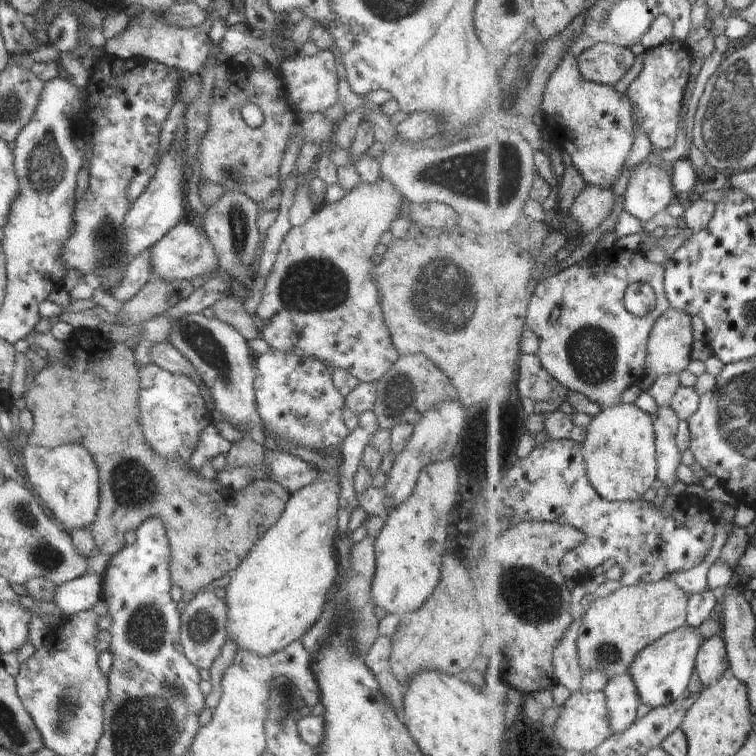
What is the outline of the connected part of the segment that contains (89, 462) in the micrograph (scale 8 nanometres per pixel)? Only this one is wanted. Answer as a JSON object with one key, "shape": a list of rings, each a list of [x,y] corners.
{"shape":[[[76,442],[62,443],[55,447],[41,447],[21,443],[24,468],[31,491],[42,501],[42,505],[55,514],[57,522],[68,531],[76,527],[88,527],[94,520],[100,495],[99,472],[92,455]]]}

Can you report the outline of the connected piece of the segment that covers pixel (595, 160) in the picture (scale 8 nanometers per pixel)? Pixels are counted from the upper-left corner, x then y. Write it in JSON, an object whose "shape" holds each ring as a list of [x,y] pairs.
{"shape":[[[567,55],[548,83],[543,104],[558,104],[558,118],[564,122],[572,120],[571,143],[564,146],[588,184],[617,191],[622,189],[627,171],[620,174],[620,169],[636,140],[636,122],[632,118],[633,100],[612,85],[588,80],[581,72],[579,58]]]}

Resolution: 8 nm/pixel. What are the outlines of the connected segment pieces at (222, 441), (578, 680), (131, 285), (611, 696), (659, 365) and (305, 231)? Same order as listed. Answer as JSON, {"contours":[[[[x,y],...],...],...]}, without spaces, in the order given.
{"contours":[[[[214,423],[209,424],[201,433],[196,445],[192,451],[188,467],[198,472],[199,468],[208,463],[218,454],[226,454],[231,449],[232,443],[226,440]]],[[[577,617],[570,627],[564,640],[557,646],[555,652],[555,668],[557,679],[566,686],[572,694],[582,690],[582,680],[585,678],[579,652],[579,632],[582,620]]],[[[148,249],[135,256],[126,267],[119,284],[110,289],[116,300],[129,301],[153,277],[150,251]]],[[[628,672],[615,676],[605,688],[612,712],[613,734],[626,732],[638,720],[638,708],[643,703],[635,680]]],[[[670,307],[650,337],[647,364],[654,382],[662,375],[679,375],[688,368],[695,339],[694,316]]],[[[380,176],[373,183],[361,182],[334,203],[320,205],[303,225],[290,227],[267,276],[262,301],[257,306],[257,317],[263,322],[261,340],[276,351],[312,357],[322,361],[330,370],[348,371],[360,383],[380,380],[394,366],[400,354],[383,321],[379,288],[370,258],[374,256],[382,234],[402,214],[401,208],[406,203],[392,181]]]]}

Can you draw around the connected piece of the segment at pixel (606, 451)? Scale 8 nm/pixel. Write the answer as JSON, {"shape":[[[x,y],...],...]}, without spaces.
{"shape":[[[635,403],[606,407],[593,417],[584,442],[589,479],[609,501],[634,502],[659,484],[656,422]]]}

